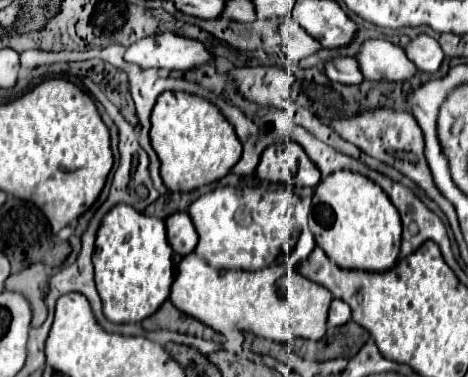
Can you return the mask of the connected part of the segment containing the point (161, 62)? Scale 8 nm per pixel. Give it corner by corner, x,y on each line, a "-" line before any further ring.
162,33
136,41
126,51
126,61
138,63
140,67
164,67
170,71
188,71
204,65
212,55
200,41

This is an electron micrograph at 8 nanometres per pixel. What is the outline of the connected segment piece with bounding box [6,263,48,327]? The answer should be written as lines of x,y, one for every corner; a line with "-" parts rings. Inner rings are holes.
34,263
20,273
14,273
6,279
6,289
20,291
30,299
32,305
32,327
40,327
46,321
48,307
46,307
46,291
42,287
48,285
48,273
42,263

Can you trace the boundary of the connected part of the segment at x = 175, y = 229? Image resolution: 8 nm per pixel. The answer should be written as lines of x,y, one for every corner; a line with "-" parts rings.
178,211
170,215
166,219
166,231
168,231
168,243
178,255
188,255
196,249
198,233
186,211

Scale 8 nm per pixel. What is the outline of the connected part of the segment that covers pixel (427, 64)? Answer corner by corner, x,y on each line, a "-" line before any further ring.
420,35
420,37
412,39
412,43
406,47
406,51
408,51
406,55
416,63
416,67
420,71
436,73
442,67
444,51
440,49
438,41
428,35

